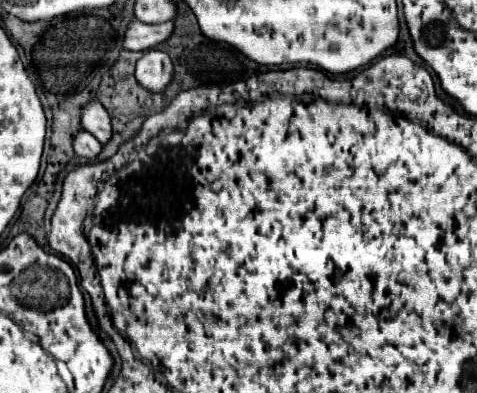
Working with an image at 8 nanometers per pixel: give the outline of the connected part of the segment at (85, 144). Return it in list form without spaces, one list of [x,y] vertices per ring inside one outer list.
[[[82,131],[82,135],[78,135],[74,139],[74,149],[76,149],[78,157],[94,161],[102,153],[102,143],[98,143],[92,135],[88,135],[86,131]]]

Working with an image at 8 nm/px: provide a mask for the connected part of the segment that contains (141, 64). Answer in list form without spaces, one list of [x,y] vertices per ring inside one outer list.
[[[146,51],[136,63],[136,79],[150,93],[164,93],[174,81],[174,63],[164,51]]]

